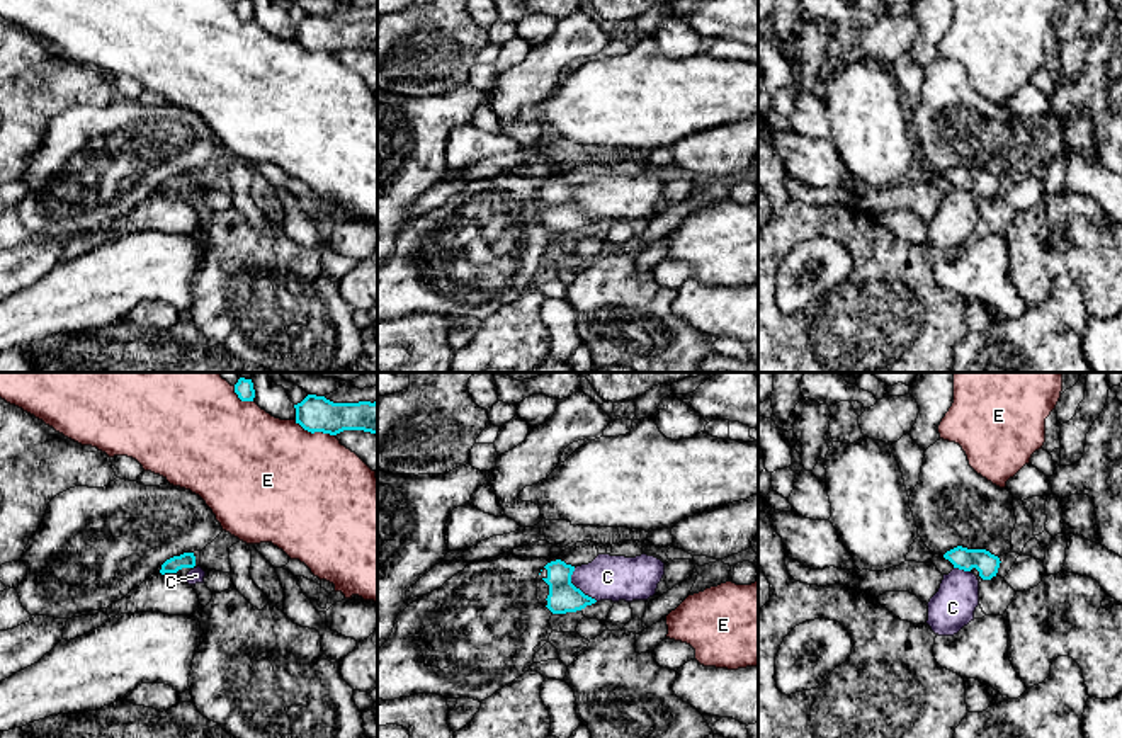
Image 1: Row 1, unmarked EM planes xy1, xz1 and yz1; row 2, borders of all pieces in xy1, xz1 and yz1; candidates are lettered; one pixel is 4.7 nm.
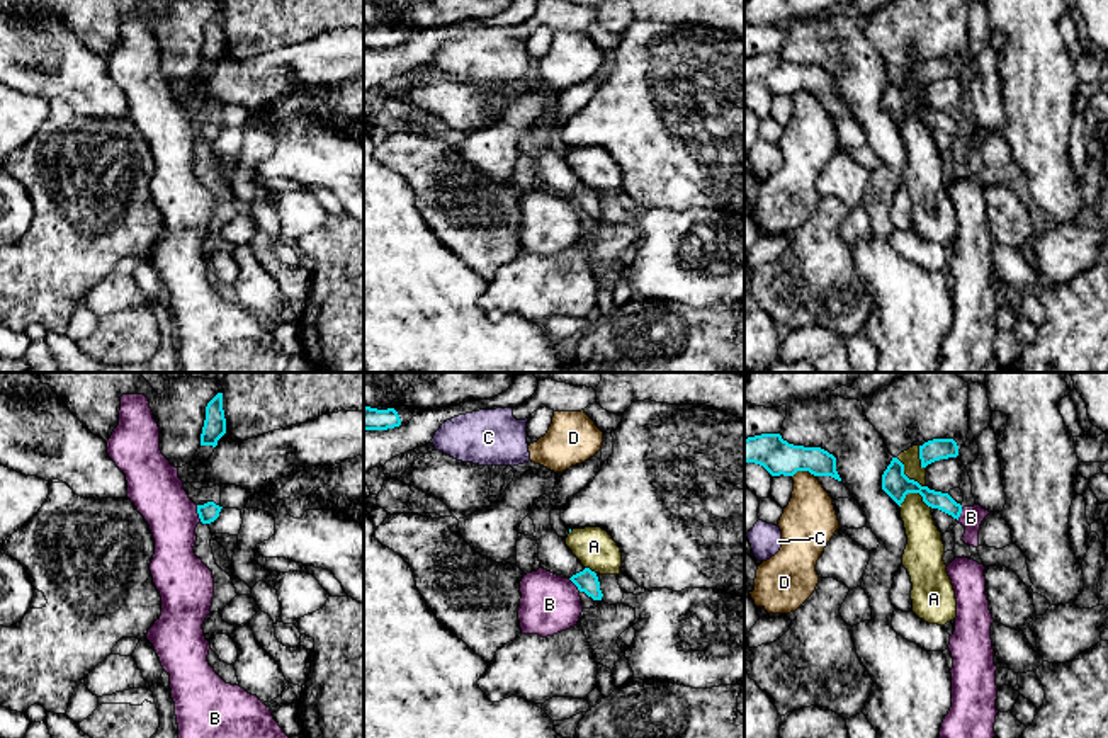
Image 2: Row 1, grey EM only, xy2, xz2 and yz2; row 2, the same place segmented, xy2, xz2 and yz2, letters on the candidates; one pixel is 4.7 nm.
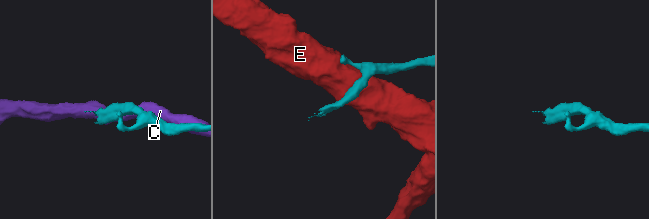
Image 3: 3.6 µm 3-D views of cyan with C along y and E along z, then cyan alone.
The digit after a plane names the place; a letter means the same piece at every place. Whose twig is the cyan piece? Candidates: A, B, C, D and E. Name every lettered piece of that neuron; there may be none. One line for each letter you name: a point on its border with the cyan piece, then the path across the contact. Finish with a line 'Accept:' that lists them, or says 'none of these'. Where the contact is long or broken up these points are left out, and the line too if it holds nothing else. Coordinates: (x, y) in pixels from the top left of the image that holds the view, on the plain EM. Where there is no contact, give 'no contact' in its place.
Accept: none of these

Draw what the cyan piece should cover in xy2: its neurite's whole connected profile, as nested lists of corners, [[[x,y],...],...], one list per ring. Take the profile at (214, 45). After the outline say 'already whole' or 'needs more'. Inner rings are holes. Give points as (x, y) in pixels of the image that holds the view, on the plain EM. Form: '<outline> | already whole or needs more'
[[[218,12],[206,26],[206,39],[201,53],[201,65],[218,65],[226,53],[226,37],[223,29],[223,12]]] | already whole

